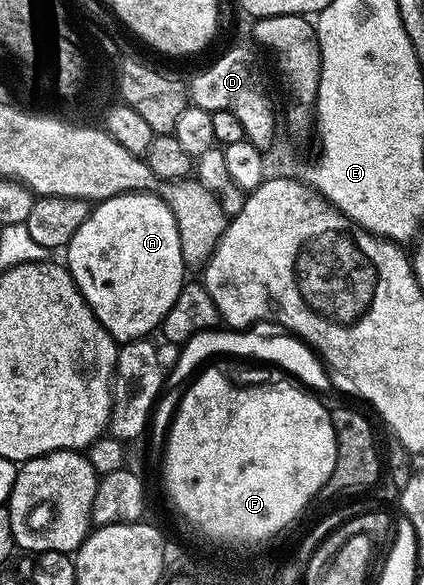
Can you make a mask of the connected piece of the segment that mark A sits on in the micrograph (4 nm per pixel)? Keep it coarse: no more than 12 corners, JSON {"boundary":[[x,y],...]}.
{"boundary":[[156,193],[101,200],[64,266],[119,344],[153,336],[188,279]]}

